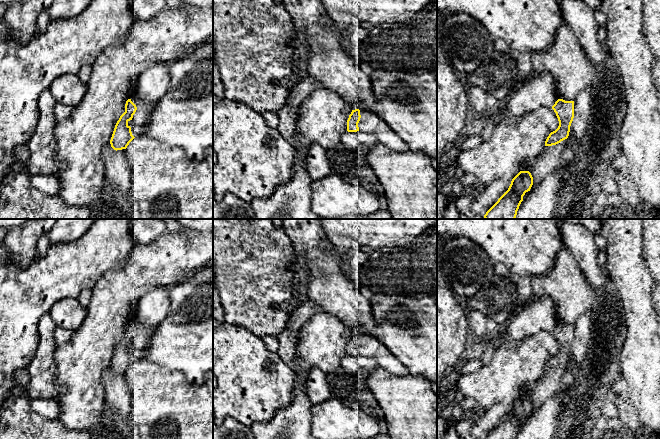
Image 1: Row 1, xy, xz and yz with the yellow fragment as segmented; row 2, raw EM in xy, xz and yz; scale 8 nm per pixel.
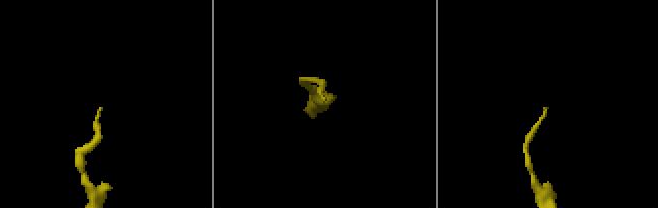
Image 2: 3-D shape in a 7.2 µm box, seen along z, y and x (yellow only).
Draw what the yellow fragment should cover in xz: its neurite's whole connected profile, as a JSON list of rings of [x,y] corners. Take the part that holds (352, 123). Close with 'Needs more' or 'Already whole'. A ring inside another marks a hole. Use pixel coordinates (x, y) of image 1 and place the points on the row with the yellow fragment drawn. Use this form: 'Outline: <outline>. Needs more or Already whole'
Outline: [[[352,110],[347,120],[347,131],[363,131],[377,137],[377,141],[393,151],[407,152],[408,145],[384,122],[372,112]]]. Needs more

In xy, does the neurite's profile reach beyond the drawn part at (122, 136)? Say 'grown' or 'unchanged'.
grown

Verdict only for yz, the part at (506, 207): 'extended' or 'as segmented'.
as segmented

